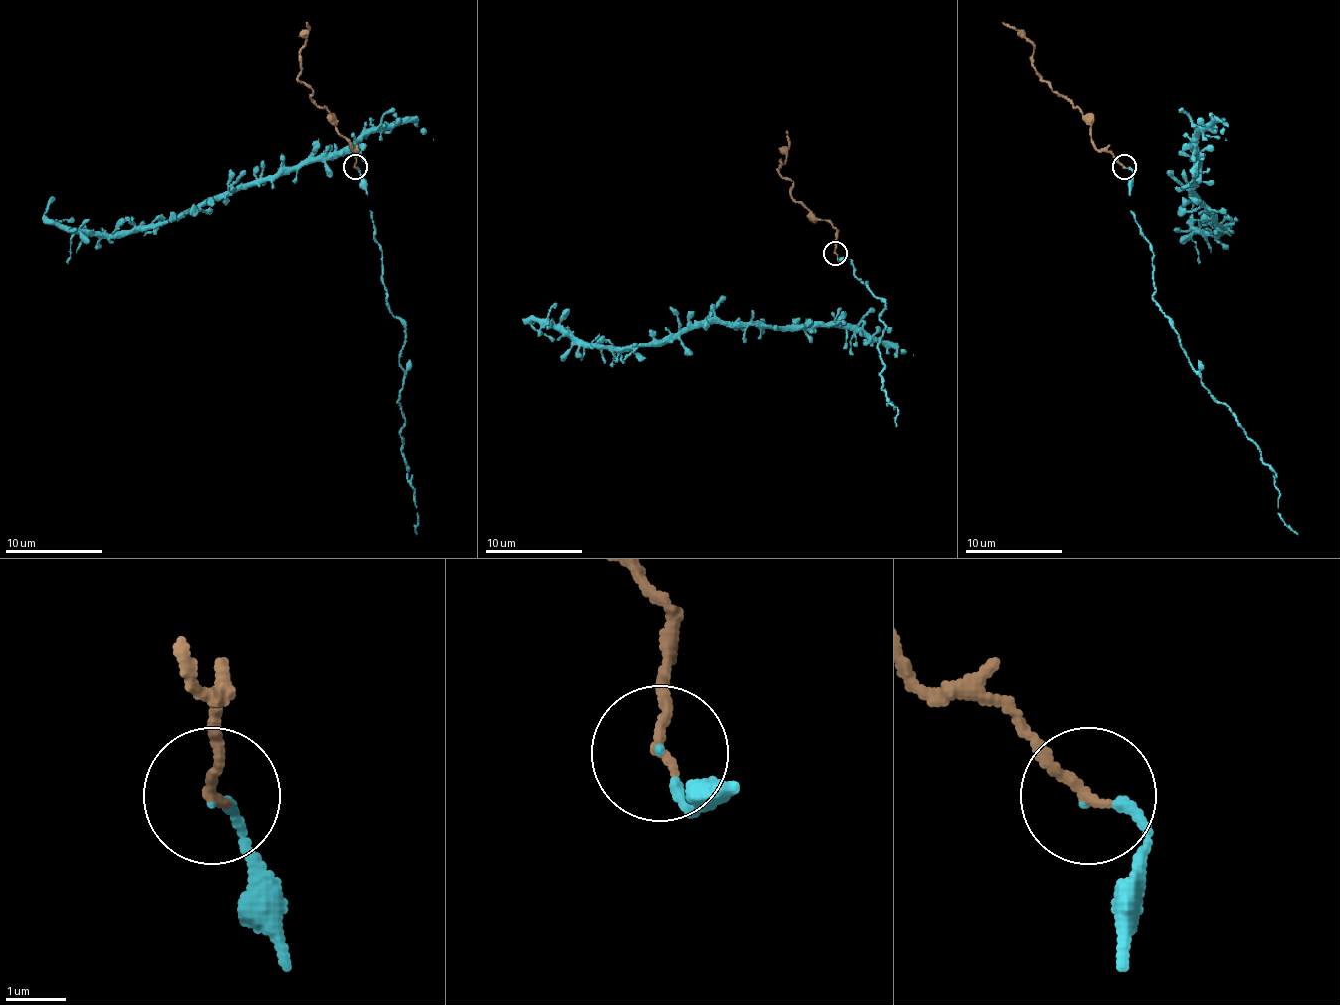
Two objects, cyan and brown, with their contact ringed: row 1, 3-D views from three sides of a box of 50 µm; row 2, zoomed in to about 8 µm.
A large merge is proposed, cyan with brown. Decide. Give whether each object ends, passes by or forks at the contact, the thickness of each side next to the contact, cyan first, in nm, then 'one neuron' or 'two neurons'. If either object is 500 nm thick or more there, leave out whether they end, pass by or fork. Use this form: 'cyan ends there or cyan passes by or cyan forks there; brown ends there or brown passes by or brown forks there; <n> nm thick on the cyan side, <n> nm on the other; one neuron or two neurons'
cyan ends there; brown ends there; 130 nm thick on the cyan side, 180 nm on the other; one neuron

